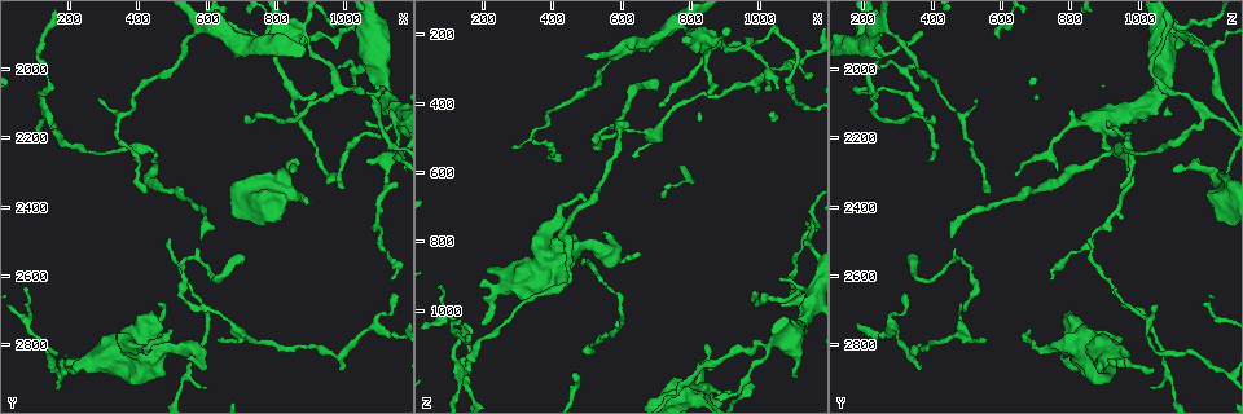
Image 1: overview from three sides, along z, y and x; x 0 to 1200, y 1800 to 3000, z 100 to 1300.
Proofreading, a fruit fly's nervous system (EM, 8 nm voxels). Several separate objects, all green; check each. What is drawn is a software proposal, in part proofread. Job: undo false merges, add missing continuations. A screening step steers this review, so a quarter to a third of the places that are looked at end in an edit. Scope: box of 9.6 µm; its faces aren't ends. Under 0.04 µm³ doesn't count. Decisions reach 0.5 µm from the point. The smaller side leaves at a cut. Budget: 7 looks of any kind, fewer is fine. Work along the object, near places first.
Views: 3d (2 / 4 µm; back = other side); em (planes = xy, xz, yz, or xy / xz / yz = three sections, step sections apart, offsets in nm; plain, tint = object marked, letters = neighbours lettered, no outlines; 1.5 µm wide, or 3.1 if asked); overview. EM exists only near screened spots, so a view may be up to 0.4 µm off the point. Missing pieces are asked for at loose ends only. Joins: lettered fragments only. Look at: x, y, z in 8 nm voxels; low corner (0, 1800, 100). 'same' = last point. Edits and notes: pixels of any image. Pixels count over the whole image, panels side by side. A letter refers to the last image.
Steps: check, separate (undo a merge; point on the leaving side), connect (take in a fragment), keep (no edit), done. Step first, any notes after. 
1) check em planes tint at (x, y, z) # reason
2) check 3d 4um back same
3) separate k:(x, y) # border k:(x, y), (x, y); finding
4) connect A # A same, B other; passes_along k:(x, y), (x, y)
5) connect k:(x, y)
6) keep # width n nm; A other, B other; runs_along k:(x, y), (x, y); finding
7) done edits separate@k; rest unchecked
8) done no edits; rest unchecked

check 3d 4um at (1150, 2660, 310) # thin end

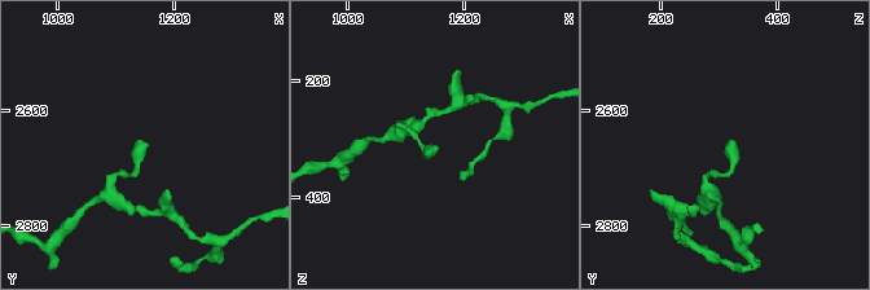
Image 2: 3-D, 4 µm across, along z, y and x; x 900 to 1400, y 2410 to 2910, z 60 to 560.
check em planes letters at (1140, 2650, 320)

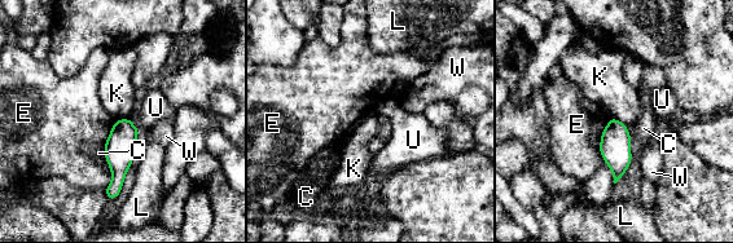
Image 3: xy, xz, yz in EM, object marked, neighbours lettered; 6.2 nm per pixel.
keep # width 180 nm; longest_contact E 300 nm; C other, E other, K other, L other, U other, W other; none of them fits

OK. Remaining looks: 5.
check em xy step 8 tint at (610, 2700, 480) # a narrow waist

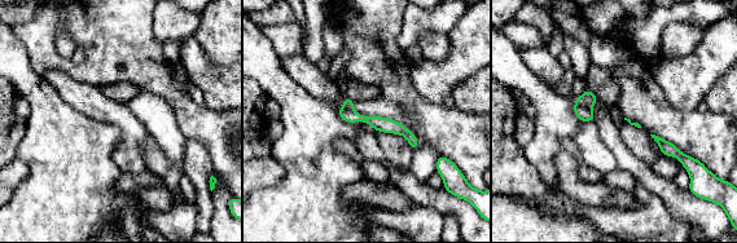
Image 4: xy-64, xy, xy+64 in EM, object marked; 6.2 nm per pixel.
check em planes letters same # another direction

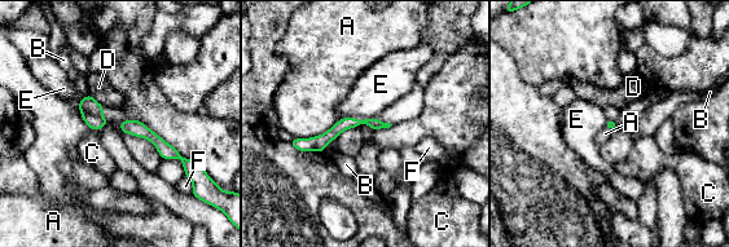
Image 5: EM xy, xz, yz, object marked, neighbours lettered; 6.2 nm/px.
keep # width 50 nm; A other, B other, C other, D other, E other, F other; runs_along 5:(381, 124), (345, 123), (295, 144); one cell here

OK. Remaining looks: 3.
check 3d 4um at (470, 2740, 780) # an open end

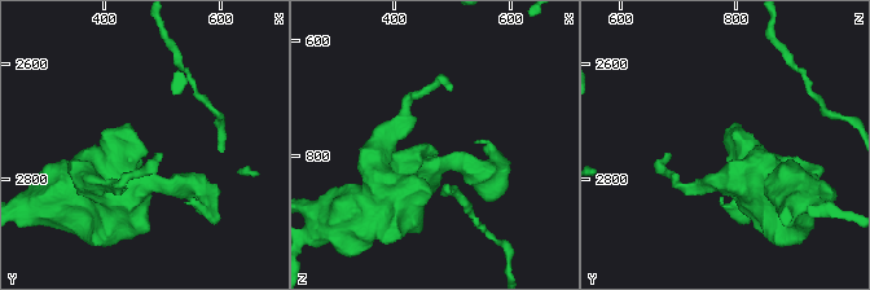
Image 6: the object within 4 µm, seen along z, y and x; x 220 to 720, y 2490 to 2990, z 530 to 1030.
check em planes letters at (470, 2740, 780) # need the tissue

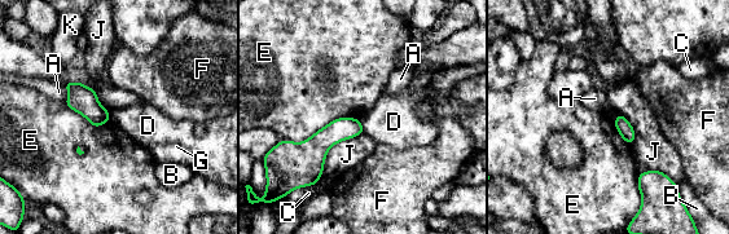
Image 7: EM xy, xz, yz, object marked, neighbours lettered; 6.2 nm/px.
keep # A other, B other, C other, D other, E other, F other, G other, J other, K other; border 7:(359, 119), (281, 140); none of them fits

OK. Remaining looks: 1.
done no edits; rest unchecked

